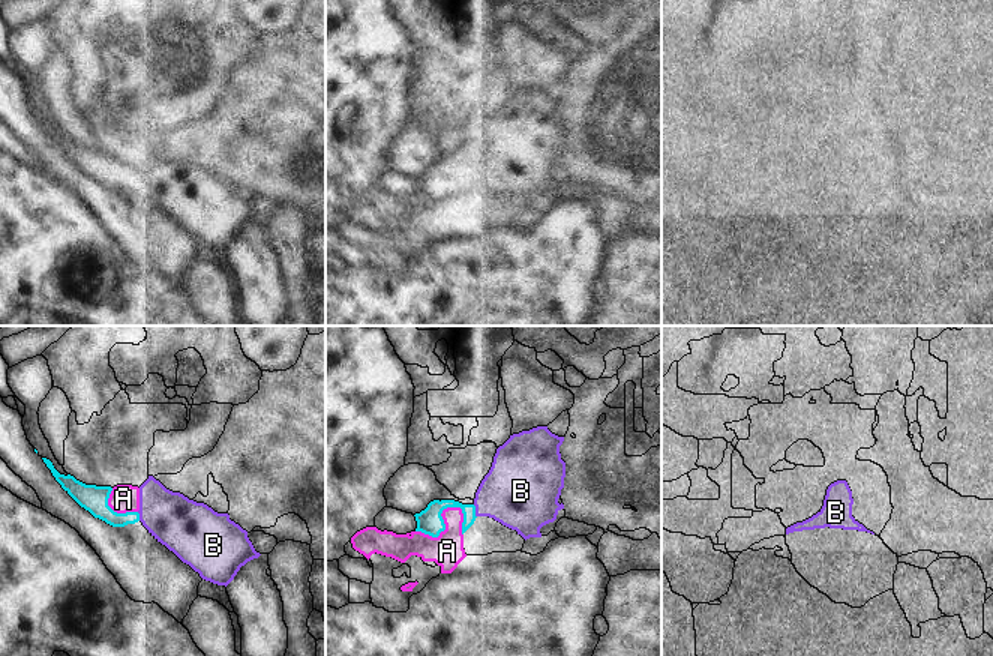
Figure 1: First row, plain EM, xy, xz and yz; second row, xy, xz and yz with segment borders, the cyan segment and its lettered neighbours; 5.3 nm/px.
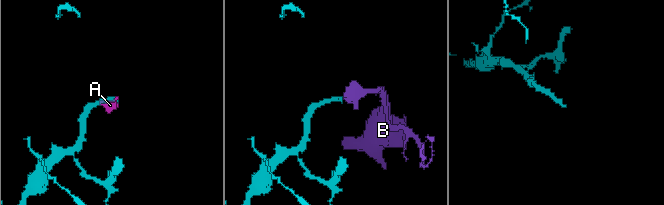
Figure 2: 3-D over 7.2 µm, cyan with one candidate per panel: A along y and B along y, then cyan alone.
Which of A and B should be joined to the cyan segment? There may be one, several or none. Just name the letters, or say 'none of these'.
B

